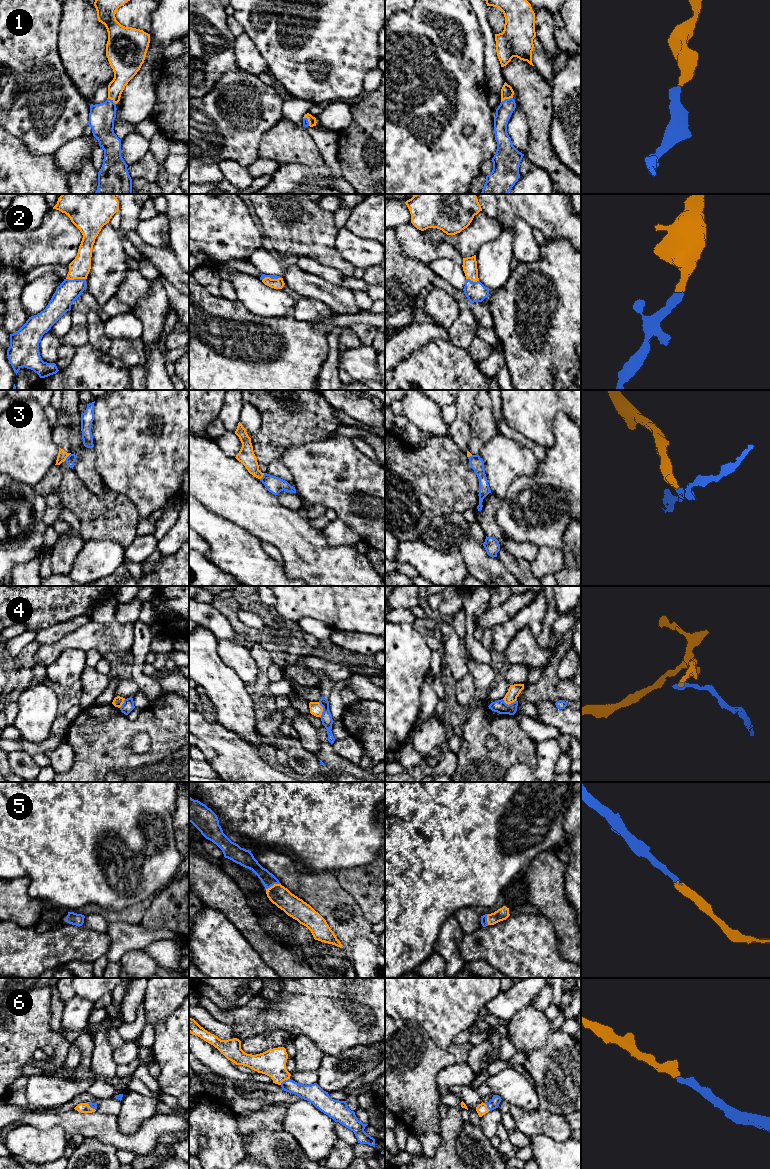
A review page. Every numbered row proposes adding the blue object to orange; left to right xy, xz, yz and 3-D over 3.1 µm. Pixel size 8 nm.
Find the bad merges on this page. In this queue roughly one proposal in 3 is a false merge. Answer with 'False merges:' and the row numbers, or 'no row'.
False merges: 3, 4

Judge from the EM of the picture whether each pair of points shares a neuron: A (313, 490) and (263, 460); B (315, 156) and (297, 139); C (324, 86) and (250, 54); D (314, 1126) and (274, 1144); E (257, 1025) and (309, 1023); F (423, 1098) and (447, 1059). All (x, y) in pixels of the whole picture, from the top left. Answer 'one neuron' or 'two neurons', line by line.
A: two neurons
B: one neuron
C: two neurons
D: two neurons
E: one neuron
F: one neuron

